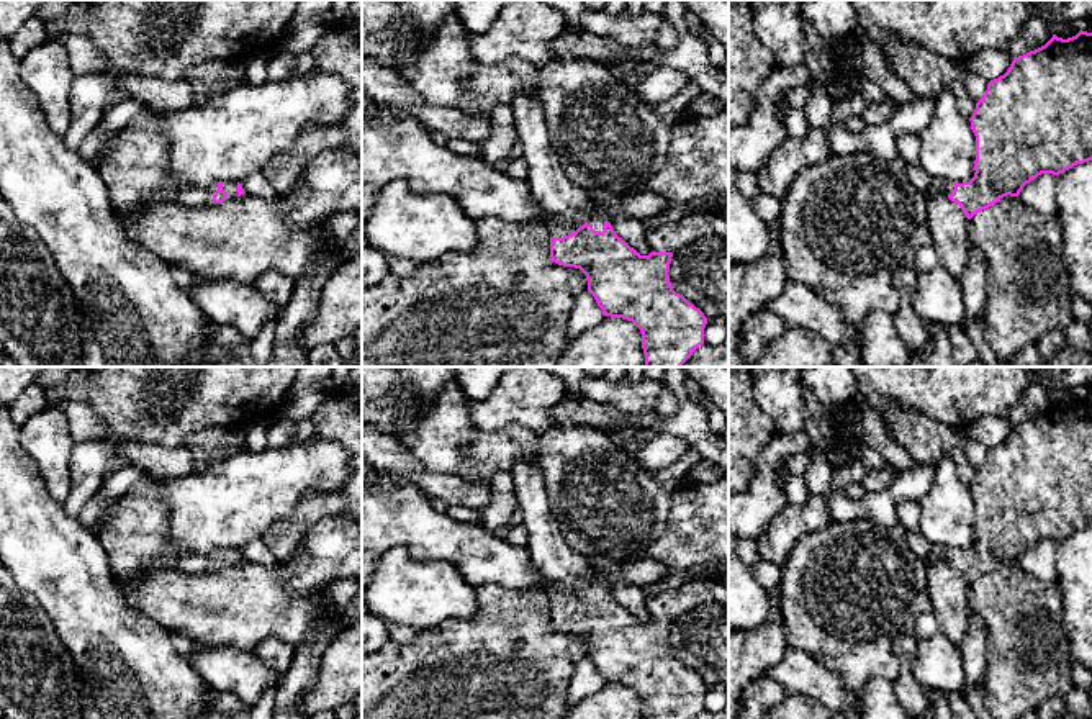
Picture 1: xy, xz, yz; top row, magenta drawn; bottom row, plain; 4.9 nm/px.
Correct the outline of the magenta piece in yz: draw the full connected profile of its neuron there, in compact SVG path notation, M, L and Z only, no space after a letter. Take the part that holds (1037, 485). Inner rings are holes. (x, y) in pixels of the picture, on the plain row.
M1081 396L1067 406L1053 401L1045 413L1013 424L1007 439L987 450L969 488L976 503L974 544L963 550L932 545L925 558L925 562L946 562L961 573L968 586L1007 562L1018 563L1023 554L1041 540L1059 542L1077 531L1092 527L1092 400Z

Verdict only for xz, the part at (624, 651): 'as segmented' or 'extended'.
extended

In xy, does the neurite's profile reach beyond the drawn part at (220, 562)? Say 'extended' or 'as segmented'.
extended

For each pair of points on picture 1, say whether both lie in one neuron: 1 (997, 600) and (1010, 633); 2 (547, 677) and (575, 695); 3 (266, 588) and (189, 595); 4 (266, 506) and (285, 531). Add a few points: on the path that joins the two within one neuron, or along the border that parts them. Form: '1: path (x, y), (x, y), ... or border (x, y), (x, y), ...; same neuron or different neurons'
1: path (1006, 608), (1010, 613), (1010, 624); same neuron
2: border (586, 655), (575, 667), (567, 701); different neurons
3: path (246, 595), (208, 595); same neuron
4: border (305, 495), (290, 516), (279, 520), (261, 538); different neurons

